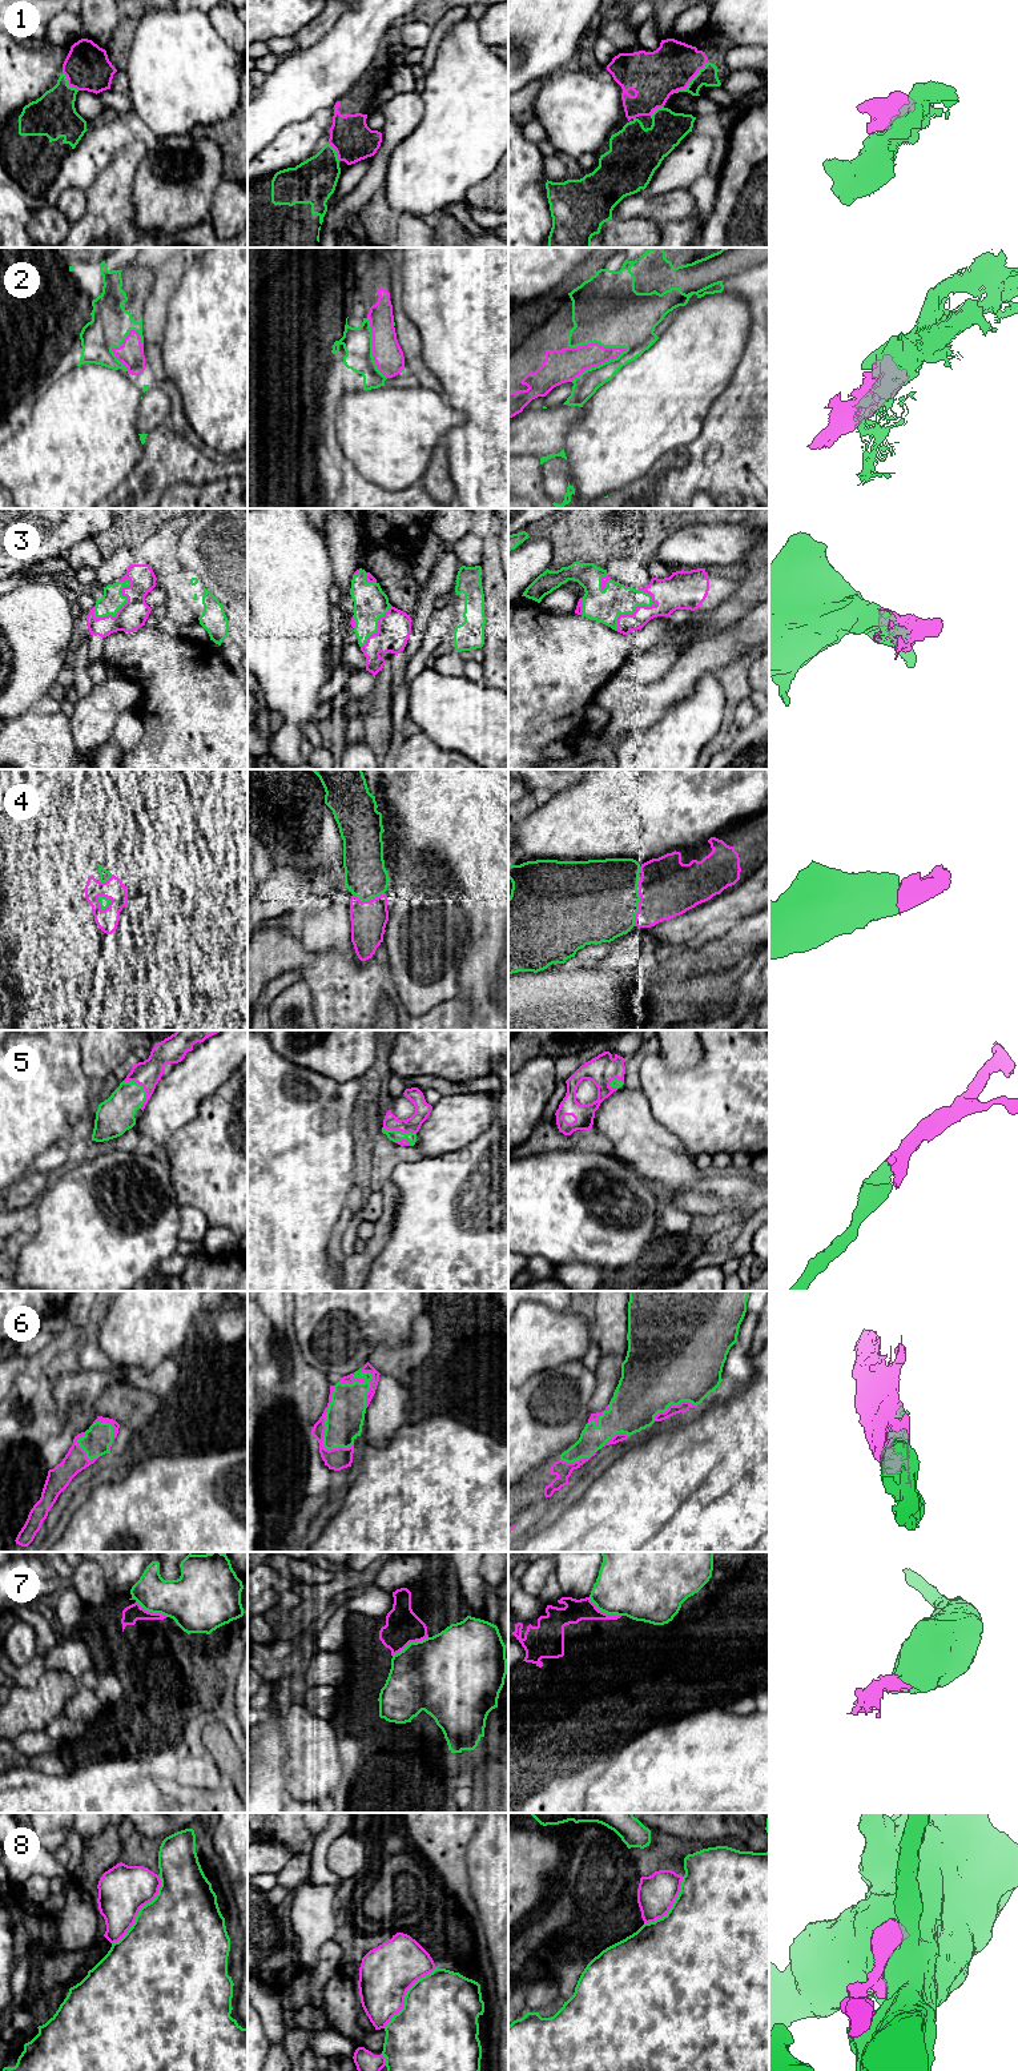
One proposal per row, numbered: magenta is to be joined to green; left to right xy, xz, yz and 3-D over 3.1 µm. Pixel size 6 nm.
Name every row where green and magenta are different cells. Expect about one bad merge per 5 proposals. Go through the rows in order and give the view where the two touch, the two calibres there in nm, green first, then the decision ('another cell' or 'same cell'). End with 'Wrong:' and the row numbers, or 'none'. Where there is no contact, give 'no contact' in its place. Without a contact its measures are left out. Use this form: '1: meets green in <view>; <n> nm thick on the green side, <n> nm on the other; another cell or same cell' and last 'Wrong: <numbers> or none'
1: meets green in yz; 120 nm thick on the green side, 300 nm on the other; same cell
2: meets green in yz; 260 nm thick on the green side, 200 nm on the other; same cell
3: meets green in xy; 140 nm thick on the green side, 170 nm on the other; same cell
4: meets green in xy; 60 nm thick on the green side, 130 nm on the other; same cell
5: meets green in xy; 220 nm thick on the green side, 160 nm on the other; same cell
6: meets green in xz; 220 nm thick on the green side, 140 nm on the other; same cell
7: meets green in xy; 300 nm thick on the green side, 100 nm on the other; another cell
8: meets green in xy; 480 nm thick on the green side, 300 nm on the other; another cell
Wrong: 7, 8

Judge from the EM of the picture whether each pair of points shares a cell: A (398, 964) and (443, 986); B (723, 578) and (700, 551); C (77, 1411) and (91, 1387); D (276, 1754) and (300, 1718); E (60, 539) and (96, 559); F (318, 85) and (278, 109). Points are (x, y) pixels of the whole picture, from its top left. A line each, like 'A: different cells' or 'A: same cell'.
A: same cell
B: different cells
C: same cell
D: different cells
E: different cells
F: same cell

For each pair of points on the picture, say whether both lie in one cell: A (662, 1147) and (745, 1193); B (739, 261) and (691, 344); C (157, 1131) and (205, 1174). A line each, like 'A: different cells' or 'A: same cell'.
A: same cell
B: different cells
C: different cells

